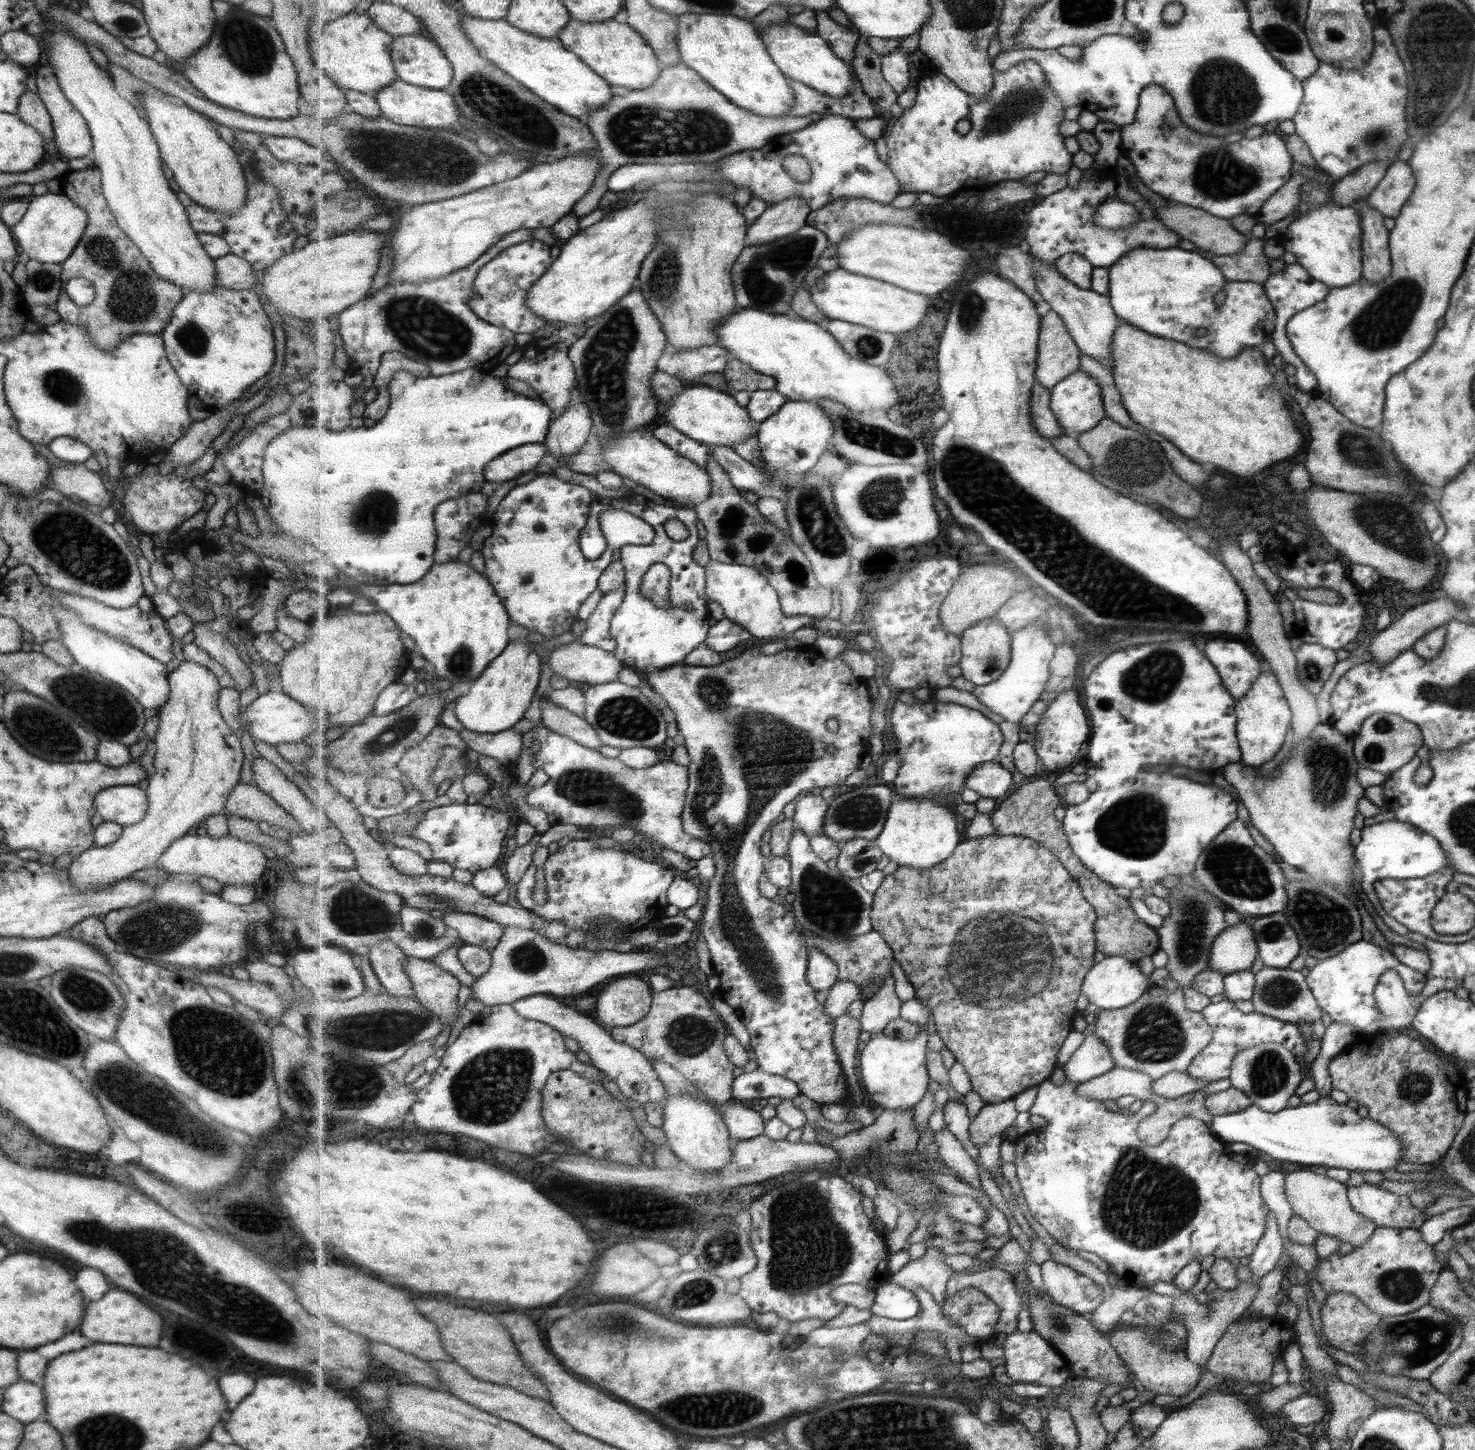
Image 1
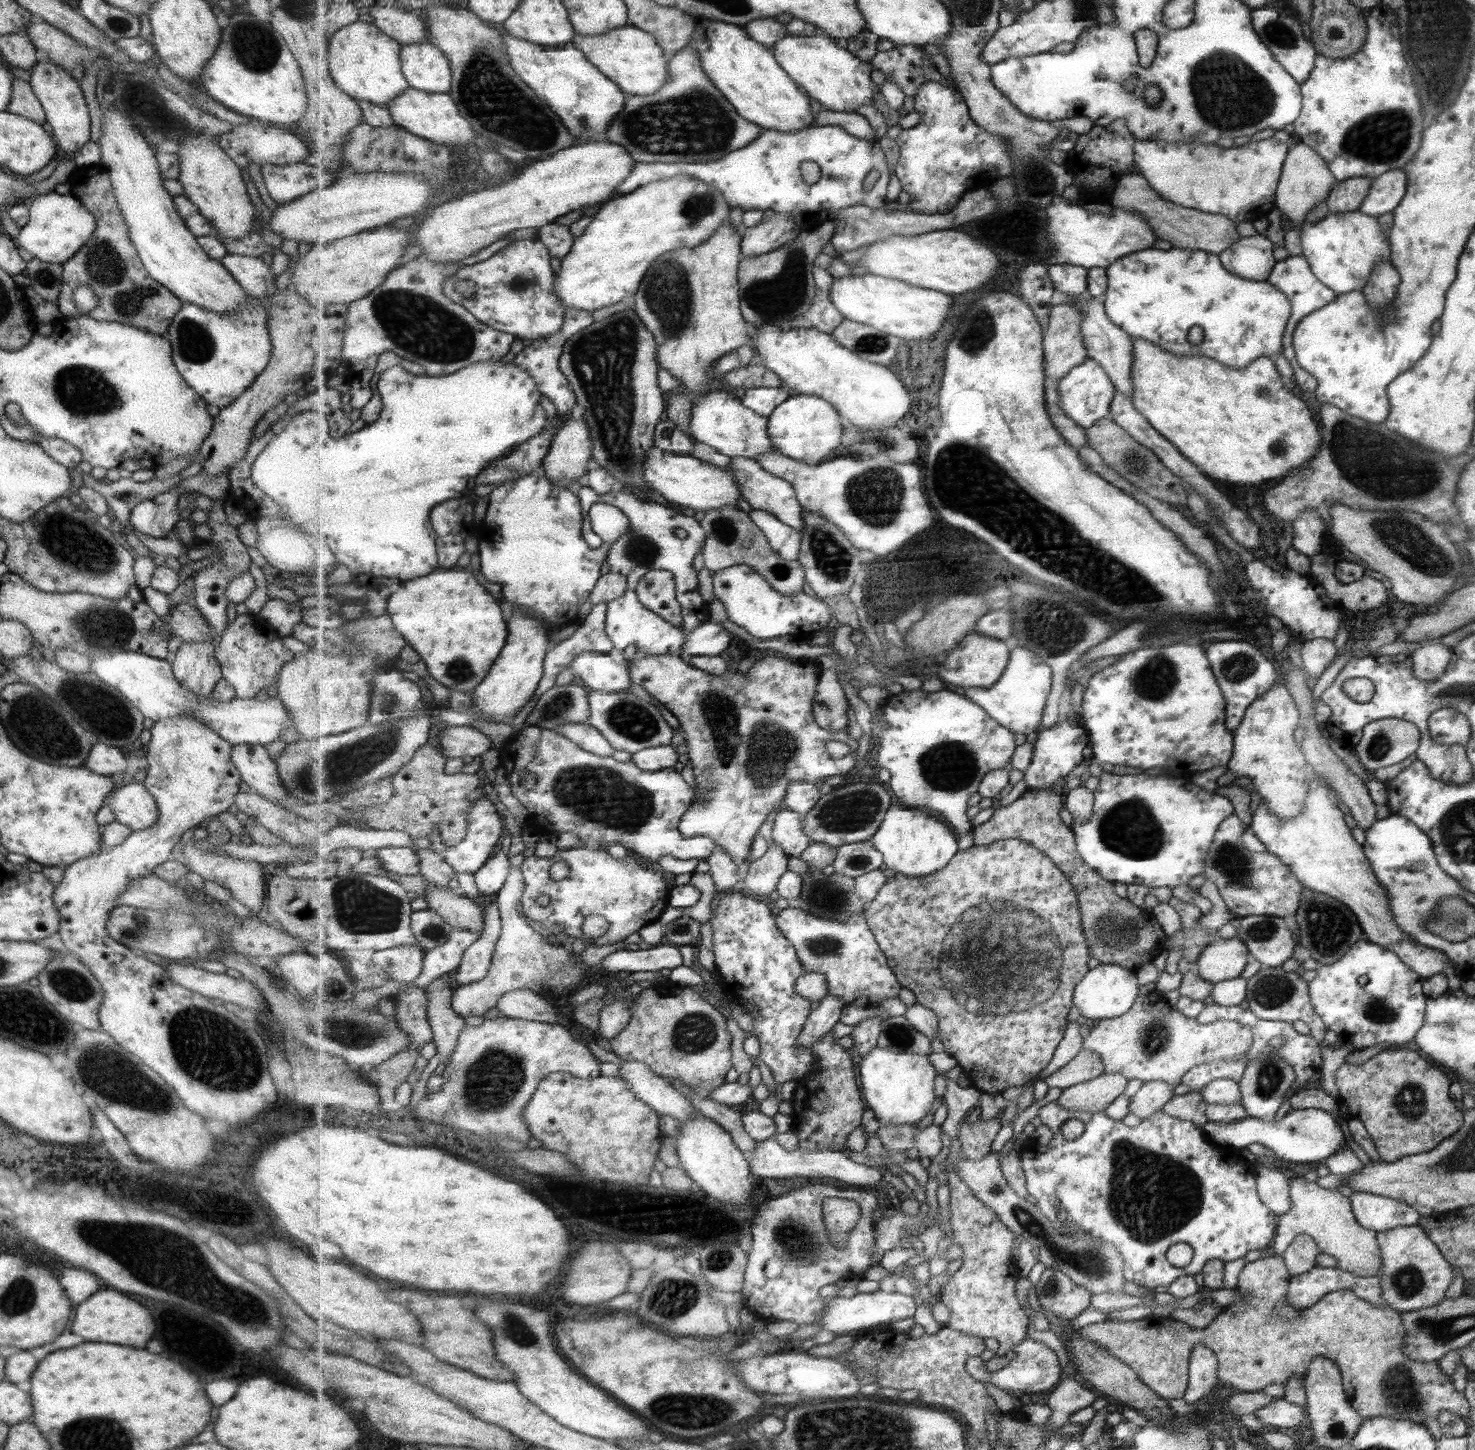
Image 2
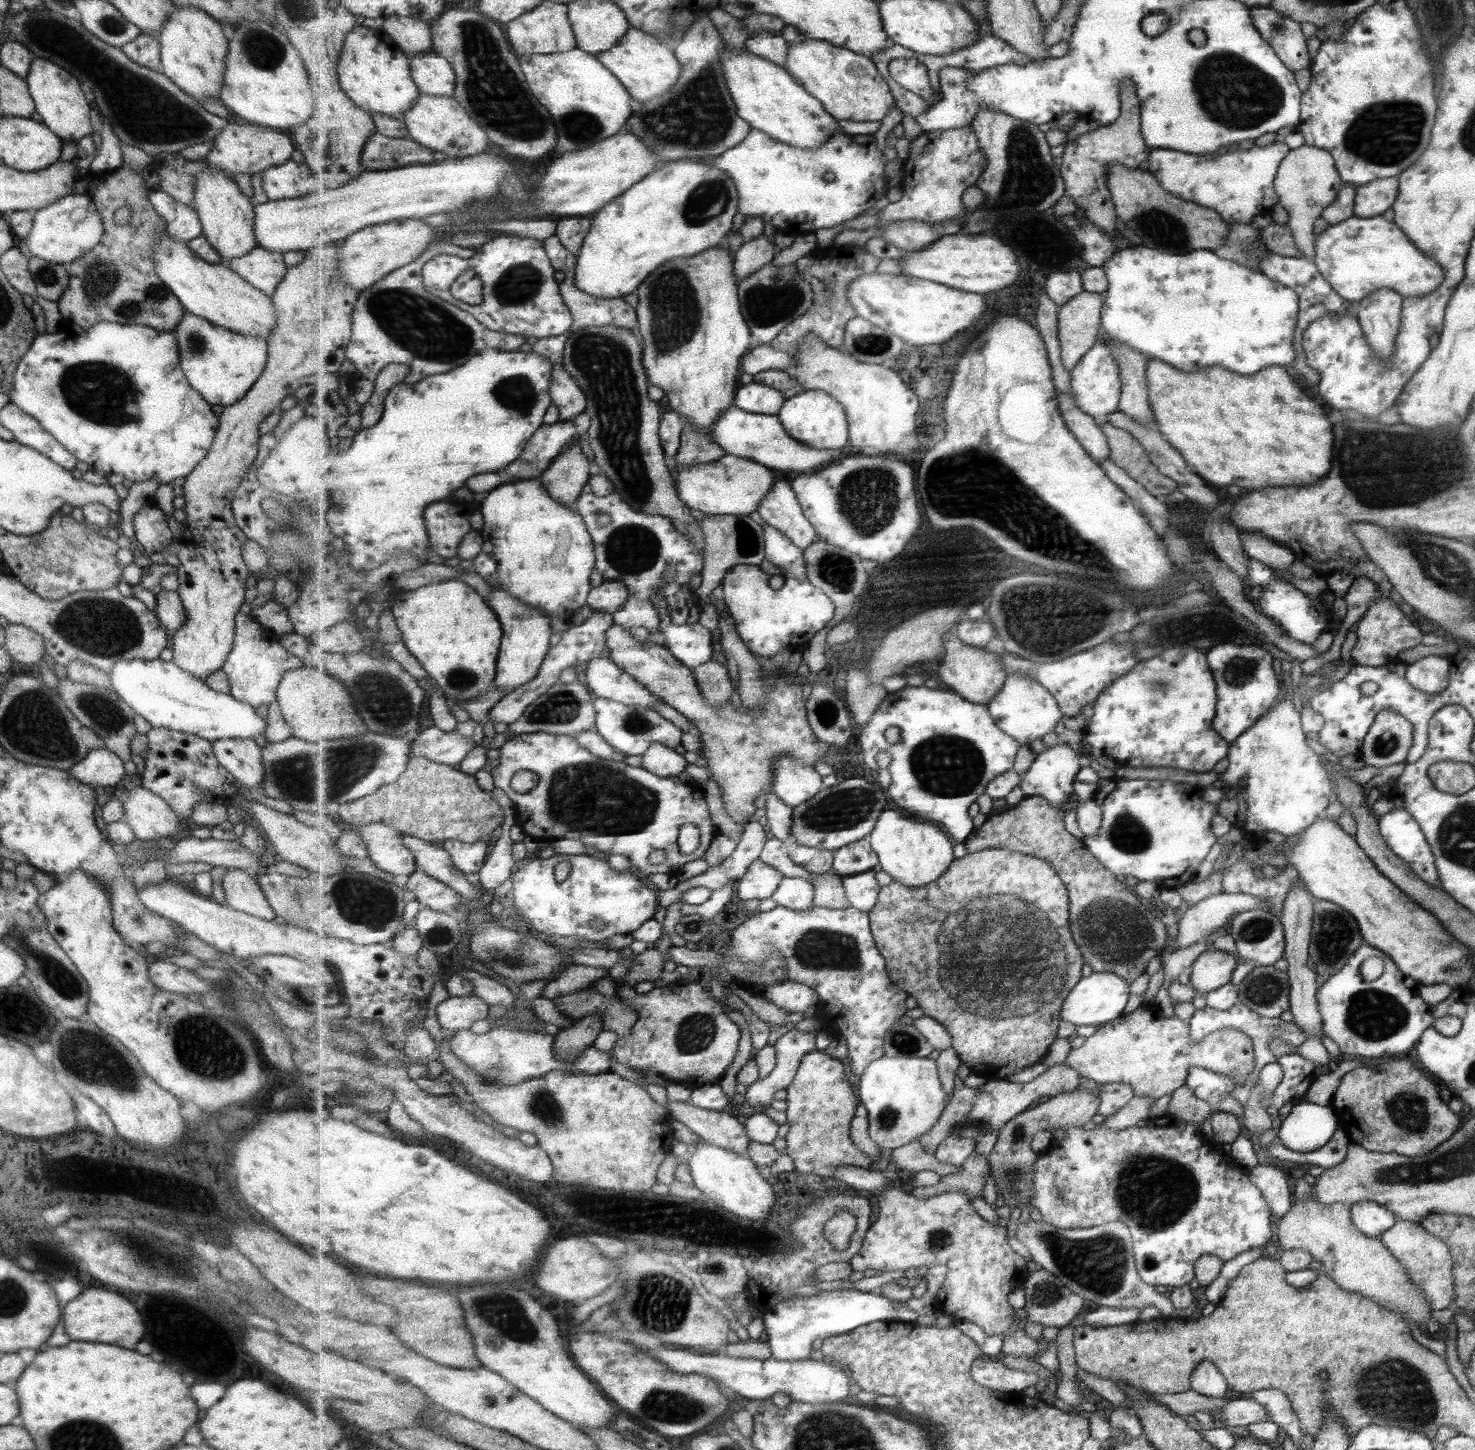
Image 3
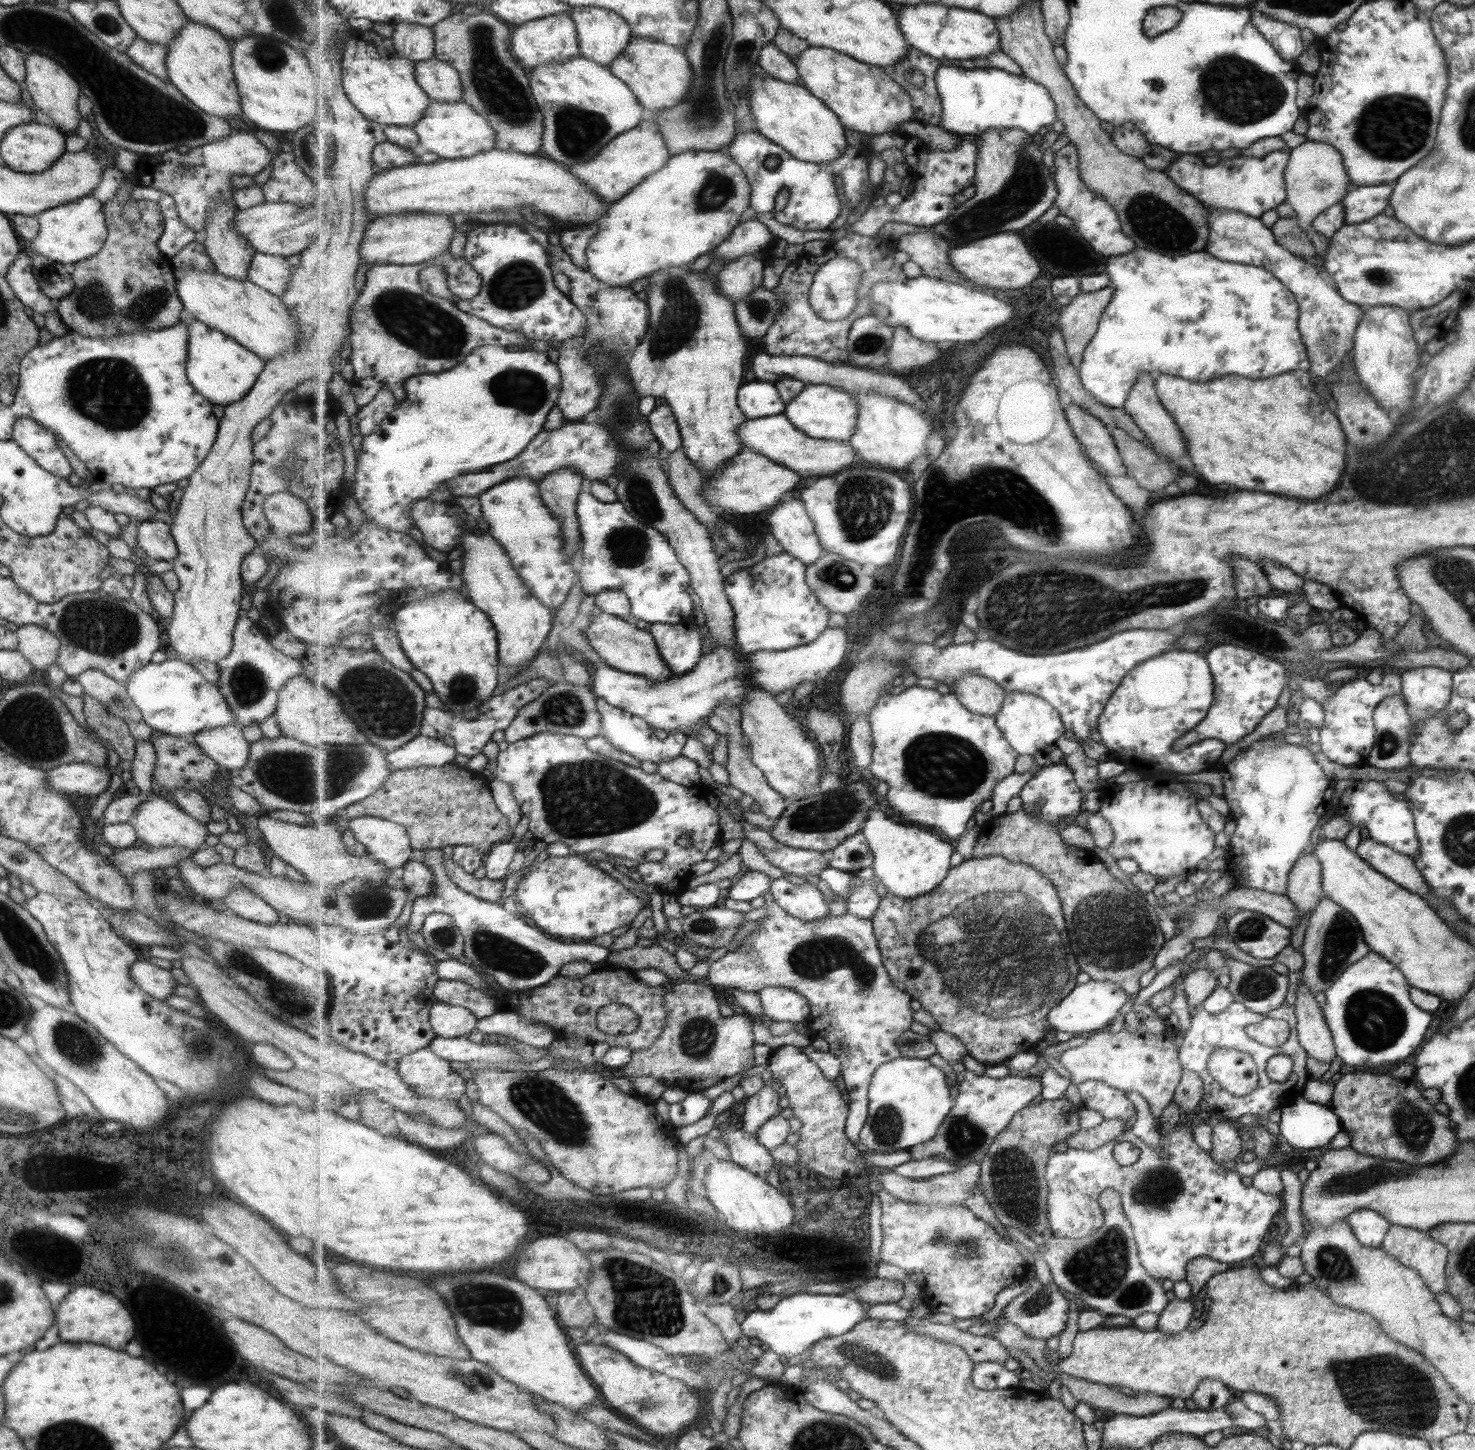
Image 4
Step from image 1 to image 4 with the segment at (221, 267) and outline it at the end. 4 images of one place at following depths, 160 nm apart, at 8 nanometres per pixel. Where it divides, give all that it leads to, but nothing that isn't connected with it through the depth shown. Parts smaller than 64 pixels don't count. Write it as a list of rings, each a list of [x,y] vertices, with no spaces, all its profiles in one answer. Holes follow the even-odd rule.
[[[255,251],[246,279],[268,294],[281,297],[290,281],[294,260]]]

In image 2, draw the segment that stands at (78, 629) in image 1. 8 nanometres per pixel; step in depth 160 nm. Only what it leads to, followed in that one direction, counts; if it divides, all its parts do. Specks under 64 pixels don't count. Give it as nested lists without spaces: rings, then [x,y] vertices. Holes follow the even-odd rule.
[[[116,652],[92,656],[90,671],[95,673],[107,686],[117,689],[144,718],[153,723],[163,719],[173,719],[191,715],[205,723],[217,737],[229,745],[257,744],[267,745],[279,738],[283,728],[293,726],[291,717],[281,705],[279,696],[268,697],[264,702],[254,698],[232,698],[229,702],[217,702],[211,696],[202,699],[184,687],[172,673],[167,660],[153,658],[138,652]]]

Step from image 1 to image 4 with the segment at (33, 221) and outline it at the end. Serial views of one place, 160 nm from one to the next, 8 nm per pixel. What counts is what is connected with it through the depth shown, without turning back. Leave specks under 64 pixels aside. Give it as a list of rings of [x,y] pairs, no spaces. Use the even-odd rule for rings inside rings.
[[[91,195],[44,210],[36,215],[38,232],[31,241],[33,254],[45,256],[48,260],[70,267],[95,255],[107,237],[102,203]]]

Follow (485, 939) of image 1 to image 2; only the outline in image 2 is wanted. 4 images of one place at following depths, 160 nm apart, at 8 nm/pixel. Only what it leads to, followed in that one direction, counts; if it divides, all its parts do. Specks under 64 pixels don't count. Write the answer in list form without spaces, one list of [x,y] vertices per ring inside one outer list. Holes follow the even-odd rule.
[[[429,885],[424,900],[428,903],[427,908],[440,914],[444,920],[451,926],[454,926],[455,929],[466,929],[470,932],[479,932],[479,936],[481,936],[482,930],[484,929],[485,917],[483,918],[483,913],[485,914],[485,909],[479,901],[470,899],[465,895],[458,895],[455,891],[440,887],[439,885]]]

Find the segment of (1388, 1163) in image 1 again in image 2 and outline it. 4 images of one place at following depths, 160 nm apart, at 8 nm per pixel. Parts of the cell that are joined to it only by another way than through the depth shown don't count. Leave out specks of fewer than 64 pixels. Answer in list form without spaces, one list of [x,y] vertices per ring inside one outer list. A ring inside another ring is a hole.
[[[1318,1108],[1305,1110],[1289,1110],[1277,1122],[1269,1122],[1258,1118],[1245,1117],[1233,1124],[1221,1124],[1207,1121],[1202,1129],[1213,1142],[1223,1146],[1242,1149],[1248,1144],[1262,1144],[1273,1152],[1275,1158],[1287,1162],[1323,1162],[1325,1158],[1347,1145],[1344,1135],[1339,1127],[1338,1118]]]

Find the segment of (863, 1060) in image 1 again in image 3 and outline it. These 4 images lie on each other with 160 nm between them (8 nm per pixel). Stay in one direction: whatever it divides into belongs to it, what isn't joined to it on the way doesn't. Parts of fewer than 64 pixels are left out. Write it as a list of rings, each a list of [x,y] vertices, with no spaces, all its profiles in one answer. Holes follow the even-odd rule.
[[[885,1055],[869,1065],[858,1085],[860,1102],[868,1110],[870,1137],[881,1148],[897,1149],[931,1132],[944,1113],[947,1099],[937,1062],[927,1057]]]

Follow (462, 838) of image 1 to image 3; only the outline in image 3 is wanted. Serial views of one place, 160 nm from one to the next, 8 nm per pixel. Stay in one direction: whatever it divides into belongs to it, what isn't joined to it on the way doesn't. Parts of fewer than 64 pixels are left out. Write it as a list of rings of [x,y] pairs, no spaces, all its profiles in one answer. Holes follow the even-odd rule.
[[[445,841],[443,848],[451,854],[456,867],[467,874],[481,872],[489,856],[487,841],[469,844],[461,841]]]

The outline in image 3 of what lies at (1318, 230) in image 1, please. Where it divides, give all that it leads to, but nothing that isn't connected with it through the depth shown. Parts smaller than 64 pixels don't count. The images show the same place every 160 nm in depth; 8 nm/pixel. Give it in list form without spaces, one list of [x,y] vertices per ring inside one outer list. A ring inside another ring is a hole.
[[[1352,215],[1347,221],[1339,222],[1335,225],[1329,225],[1325,231],[1314,237],[1315,266],[1321,272],[1324,278],[1329,282],[1333,290],[1341,298],[1351,303],[1363,301],[1371,293],[1379,289],[1391,289],[1399,294],[1399,297],[1423,297],[1437,291],[1439,284],[1444,281],[1444,271],[1437,262],[1419,252],[1395,223],[1387,222],[1381,215],[1371,218],[1357,218]]]

